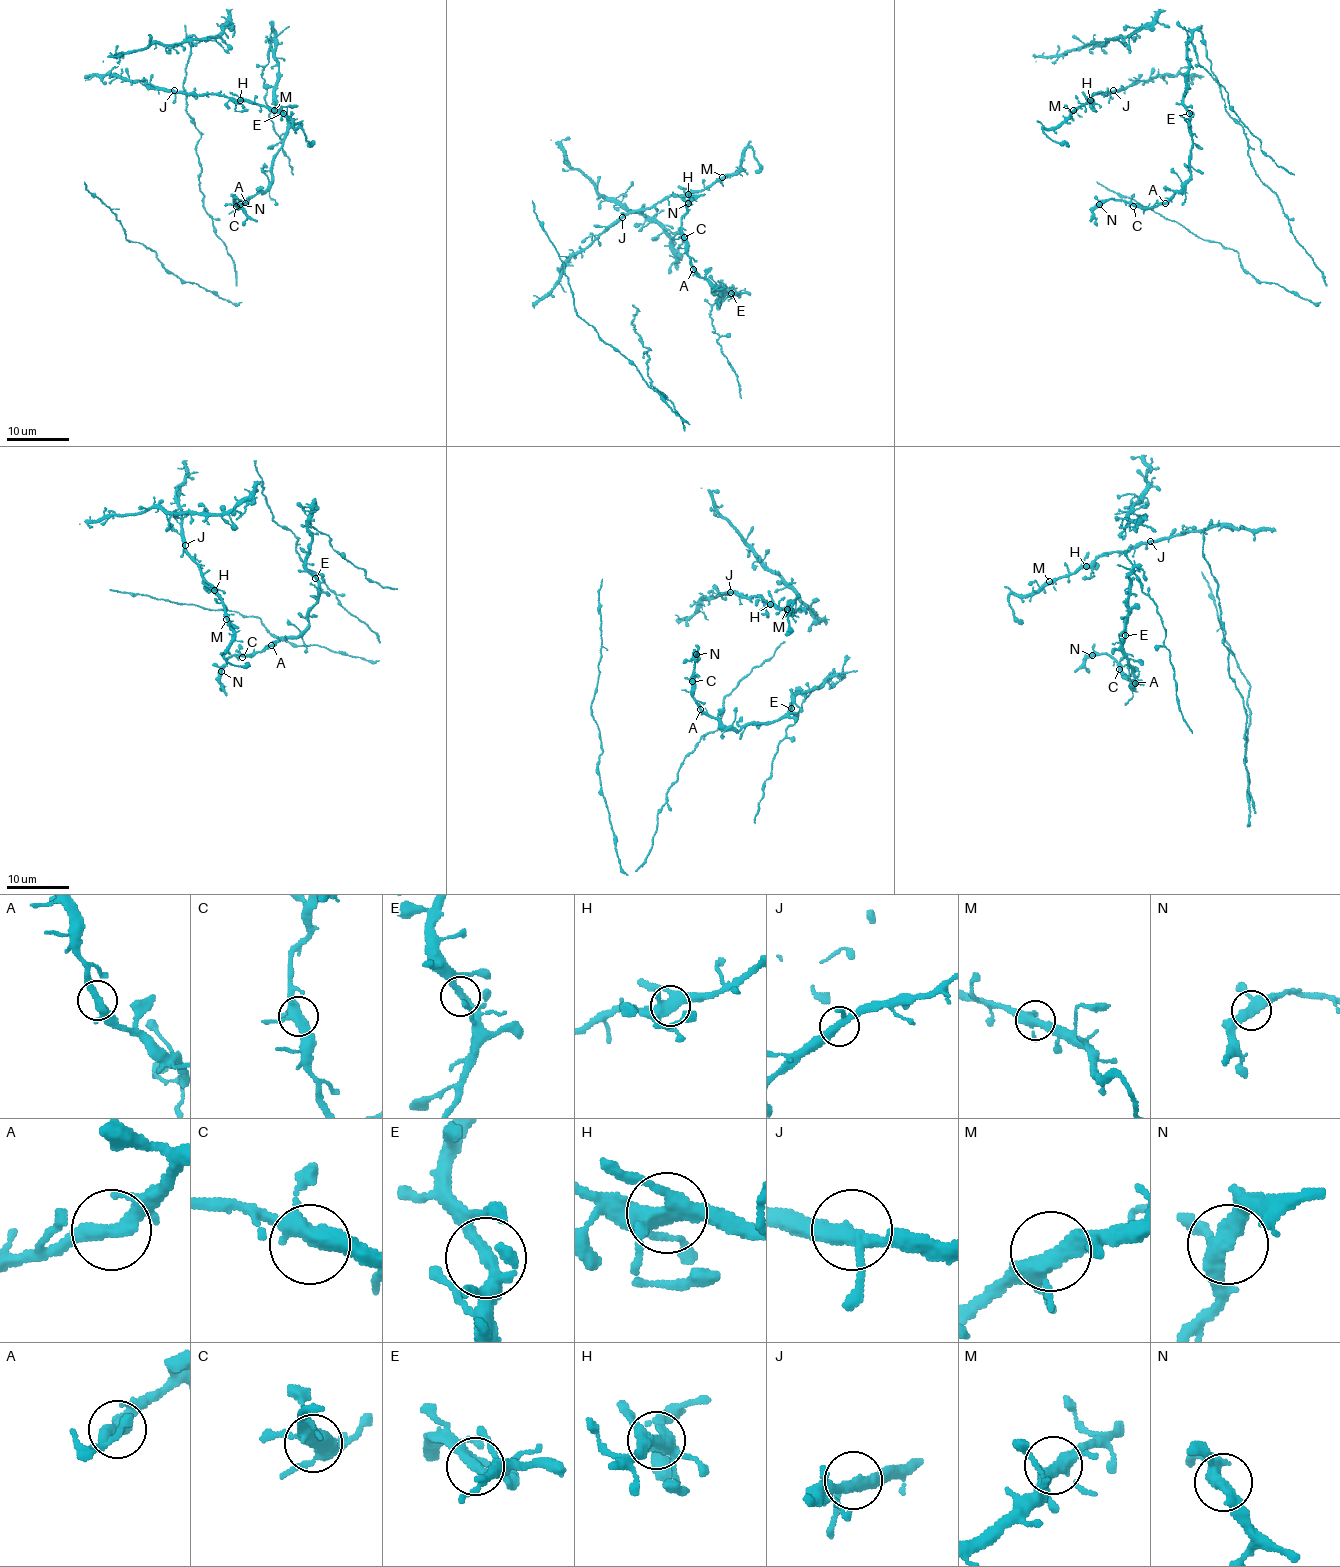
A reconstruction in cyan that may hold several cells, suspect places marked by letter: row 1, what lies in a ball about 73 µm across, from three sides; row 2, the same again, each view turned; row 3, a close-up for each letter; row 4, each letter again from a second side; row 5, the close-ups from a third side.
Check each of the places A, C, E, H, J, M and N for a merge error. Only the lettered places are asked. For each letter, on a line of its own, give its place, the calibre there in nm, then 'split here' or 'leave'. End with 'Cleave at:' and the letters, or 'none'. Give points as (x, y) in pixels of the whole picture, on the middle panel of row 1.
A: at (693, 269); 320 nm thick; leave
C: at (684, 237); 400 nm thick; leave
E: at (731, 293); 240 nm thick; leave
H: at (688, 194); 440 nm thick; leave
J: at (622, 217); 320 nm thick; leave
M: at (722, 177); 360 nm thick; leave
N: at (688, 203); 360 nm thick; leave
Cleave at: none

